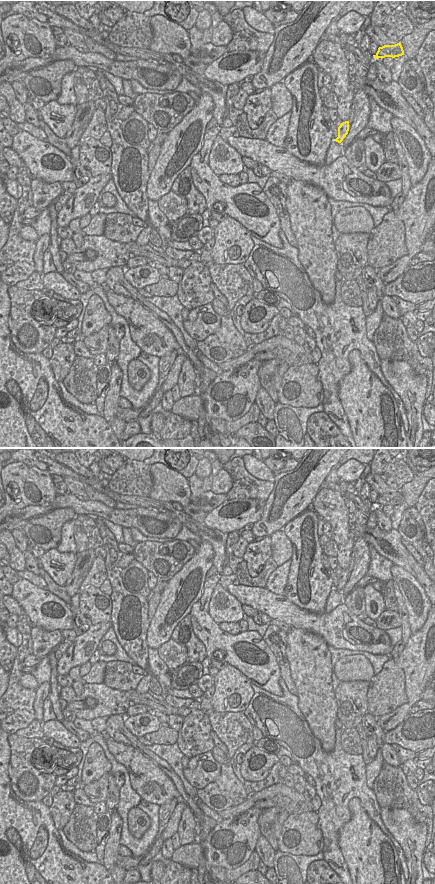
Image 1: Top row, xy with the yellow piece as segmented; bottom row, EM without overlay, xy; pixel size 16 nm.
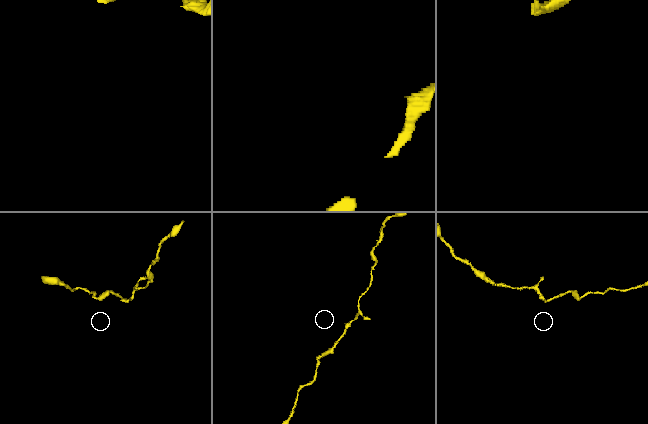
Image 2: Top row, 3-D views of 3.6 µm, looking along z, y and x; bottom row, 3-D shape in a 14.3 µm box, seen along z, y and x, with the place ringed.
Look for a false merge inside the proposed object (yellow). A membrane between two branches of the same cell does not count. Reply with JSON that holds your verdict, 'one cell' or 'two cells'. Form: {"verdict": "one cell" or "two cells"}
{"verdict": "one cell"}

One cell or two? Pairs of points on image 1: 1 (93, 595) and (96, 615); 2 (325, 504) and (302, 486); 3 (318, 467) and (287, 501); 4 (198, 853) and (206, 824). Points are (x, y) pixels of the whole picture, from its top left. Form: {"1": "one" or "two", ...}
{"1": "one", "2": "two", "3": "one", "4": "two"}

